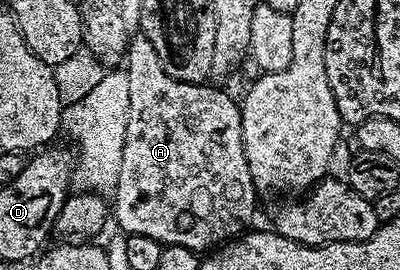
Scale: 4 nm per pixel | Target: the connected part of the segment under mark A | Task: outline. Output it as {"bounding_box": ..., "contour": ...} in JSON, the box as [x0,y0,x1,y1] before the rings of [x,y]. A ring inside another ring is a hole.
{"bounding_box":[114,32,258,252],"contour":[[[142,32],[137,33],[137,38],[135,35],[129,41],[126,73],[130,80],[130,116],[126,126],[126,148],[122,150],[122,172],[118,176],[118,184],[114,191],[114,197],[116,197],[116,202],[114,198],[114,222],[124,229],[121,231],[125,235],[150,236],[164,246],[181,246],[197,252],[211,251],[229,240],[241,237],[253,225],[251,222],[252,217],[256,214],[258,191],[252,182],[250,168],[246,164],[246,152],[242,144],[240,107],[237,99],[234,100],[230,95],[215,90],[212,84],[174,80],[174,76],[170,76],[170,72],[166,72],[166,68],[162,68],[162,60],[158,60],[158,52],[154,52],[154,44],[150,44],[150,40]]]}

